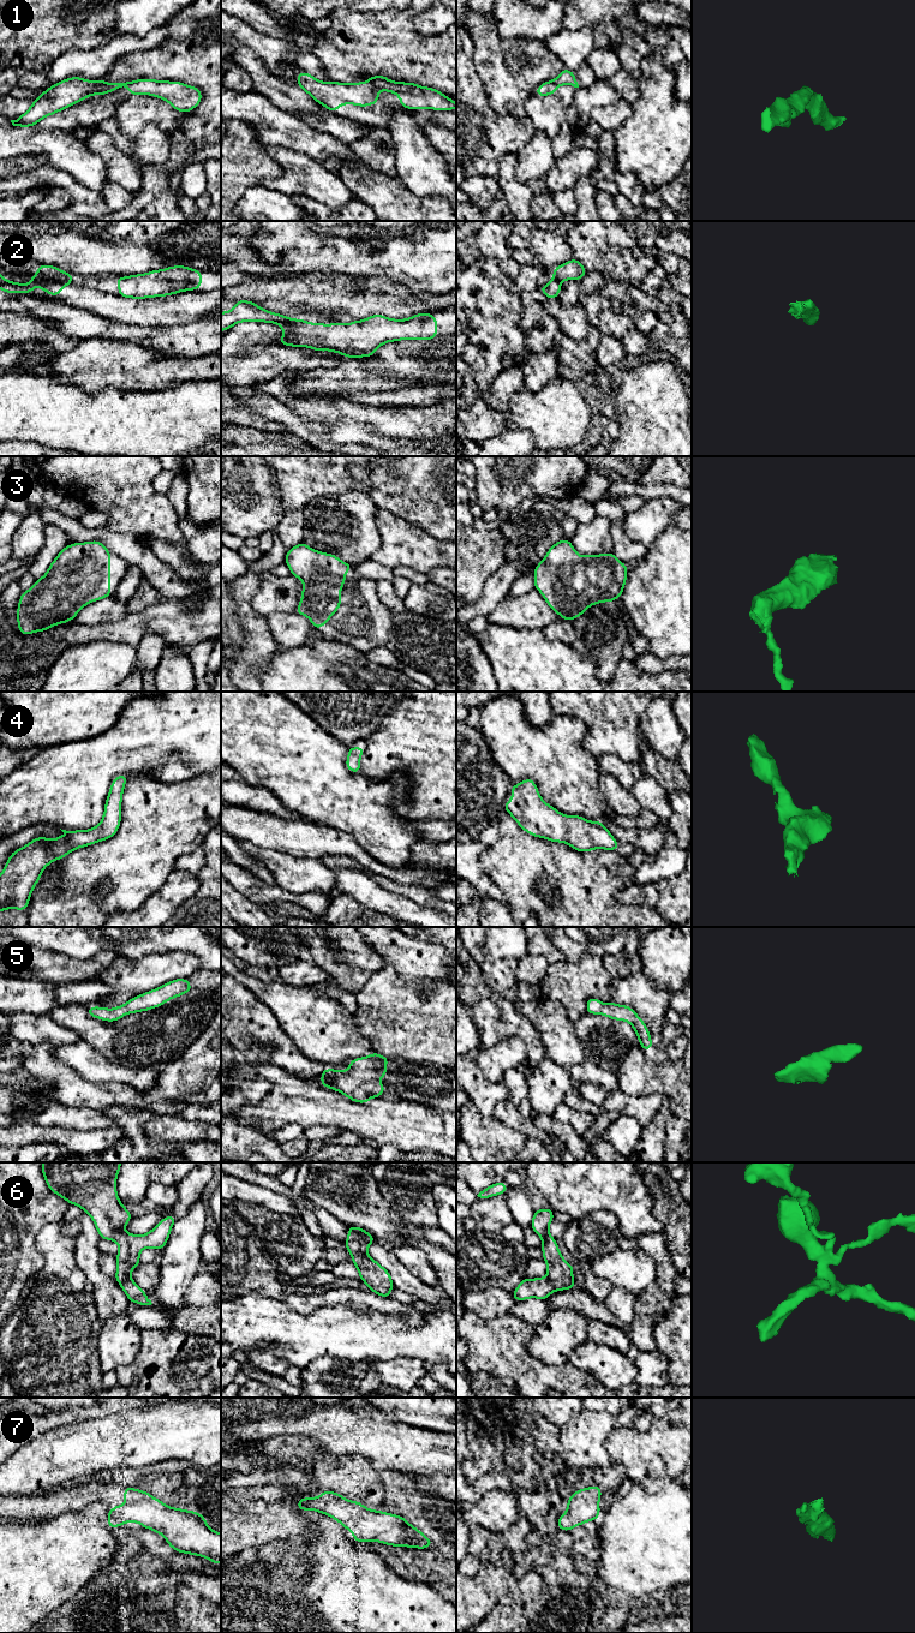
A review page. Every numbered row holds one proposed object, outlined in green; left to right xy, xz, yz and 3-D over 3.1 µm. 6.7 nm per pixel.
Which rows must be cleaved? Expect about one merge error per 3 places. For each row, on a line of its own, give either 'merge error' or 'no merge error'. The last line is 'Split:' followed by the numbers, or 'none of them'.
1: merge error
2: merge error
3: no merge error
4: no merge error
5: no merge error
6: no merge error
7: no merge error
Split: 1, 2

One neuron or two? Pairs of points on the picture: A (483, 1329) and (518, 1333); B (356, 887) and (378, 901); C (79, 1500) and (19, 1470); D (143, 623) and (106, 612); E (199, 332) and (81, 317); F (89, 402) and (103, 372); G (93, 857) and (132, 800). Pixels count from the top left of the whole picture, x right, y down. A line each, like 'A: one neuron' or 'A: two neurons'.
A: one neuron
B: one neuron
C: two neurons
D: two neurons
E: one neuron
F: two neurons
G: one neuron

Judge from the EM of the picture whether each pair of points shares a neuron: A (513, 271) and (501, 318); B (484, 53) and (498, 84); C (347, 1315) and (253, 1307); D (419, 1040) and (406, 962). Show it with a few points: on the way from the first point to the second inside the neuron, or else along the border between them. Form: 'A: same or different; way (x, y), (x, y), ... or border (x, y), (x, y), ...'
A: different; border (494, 257), (500, 269), (513, 282)
B: same; way (492, 60), (495, 76)
C: same; way (324, 1325), (276, 1325)
D: different; border (387, 964), (402, 979), (425, 984), (429, 987)

